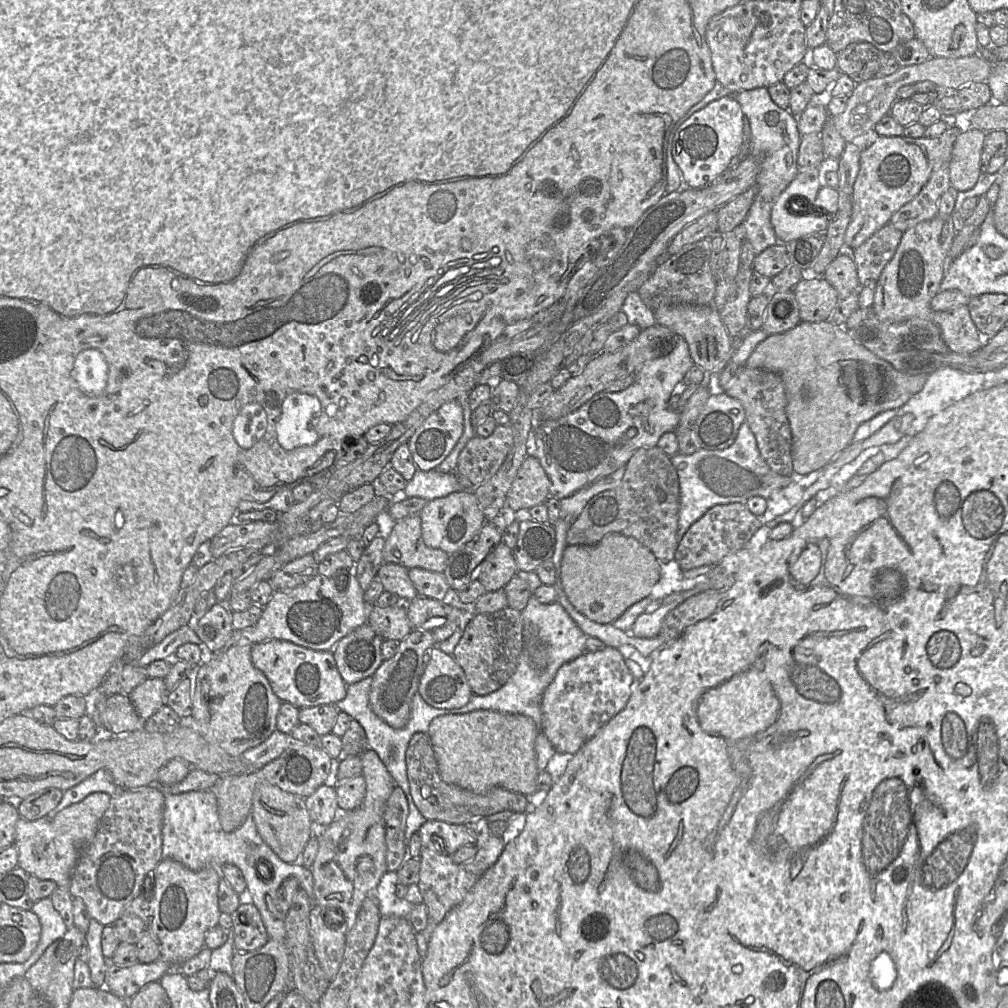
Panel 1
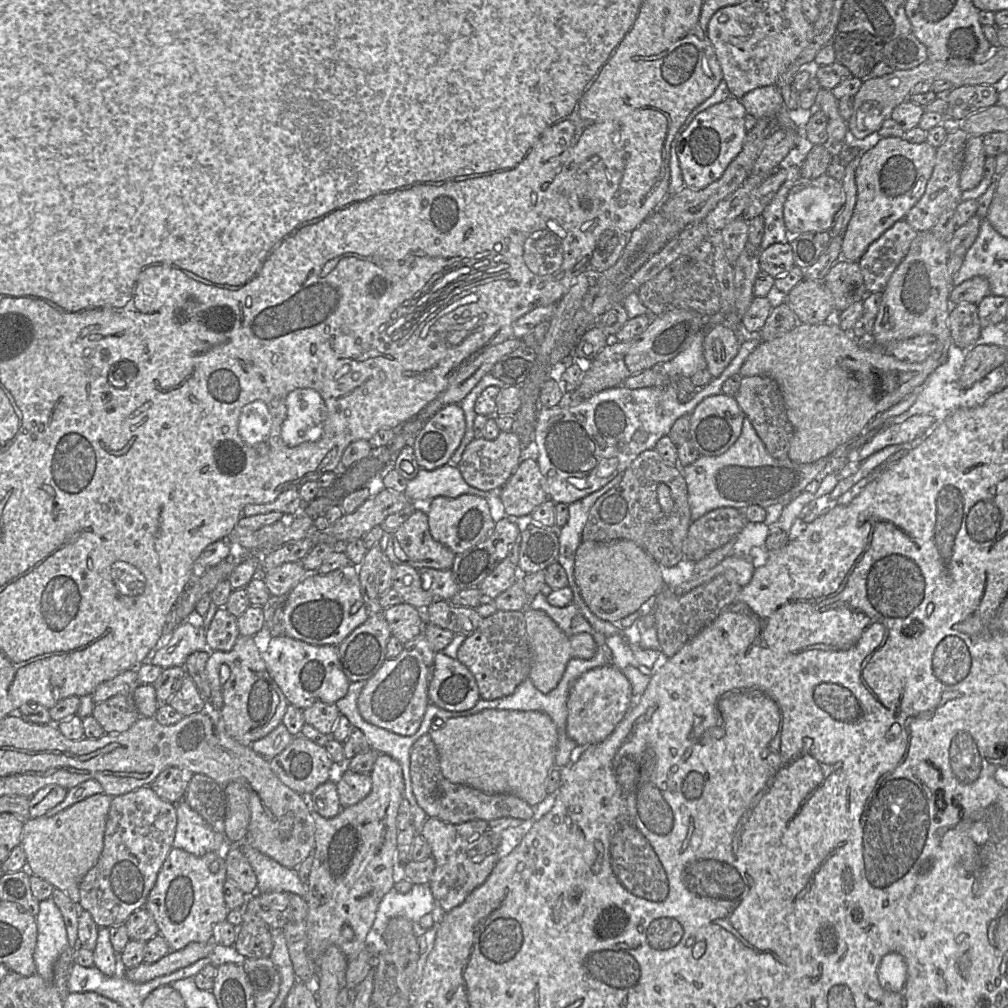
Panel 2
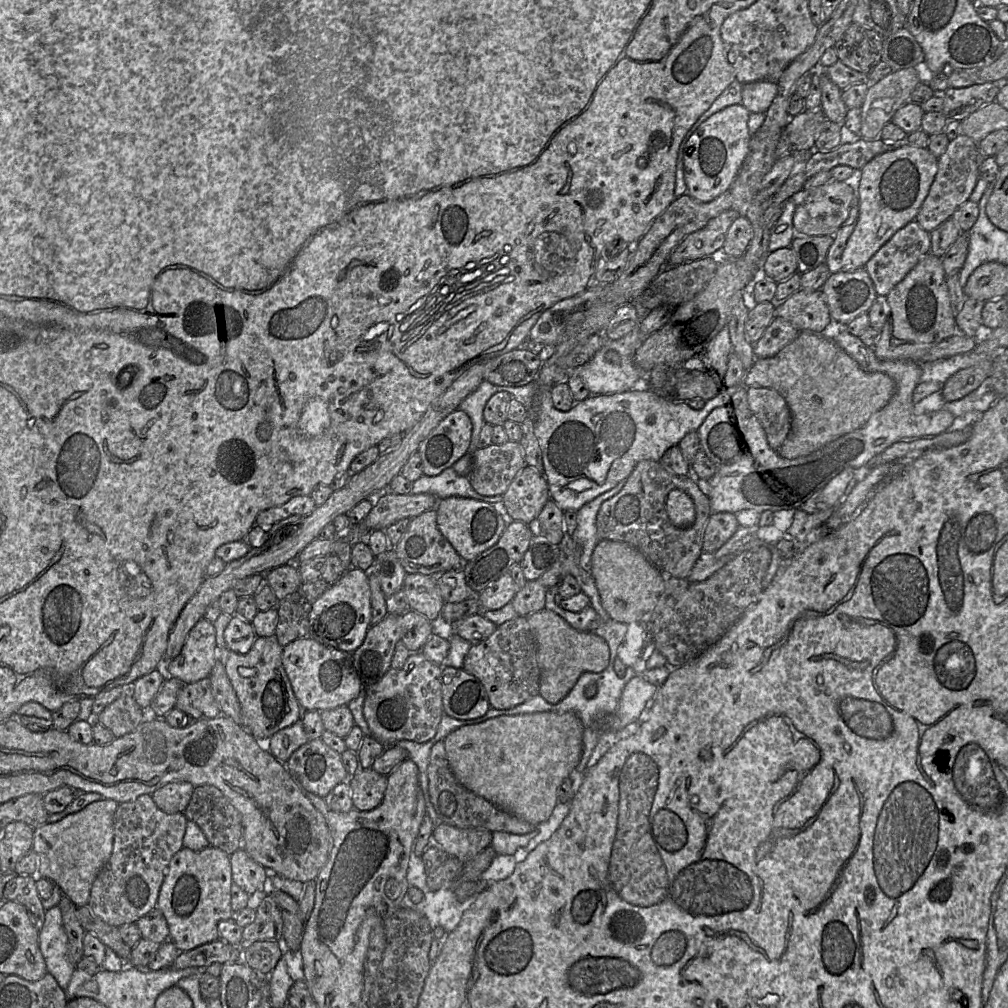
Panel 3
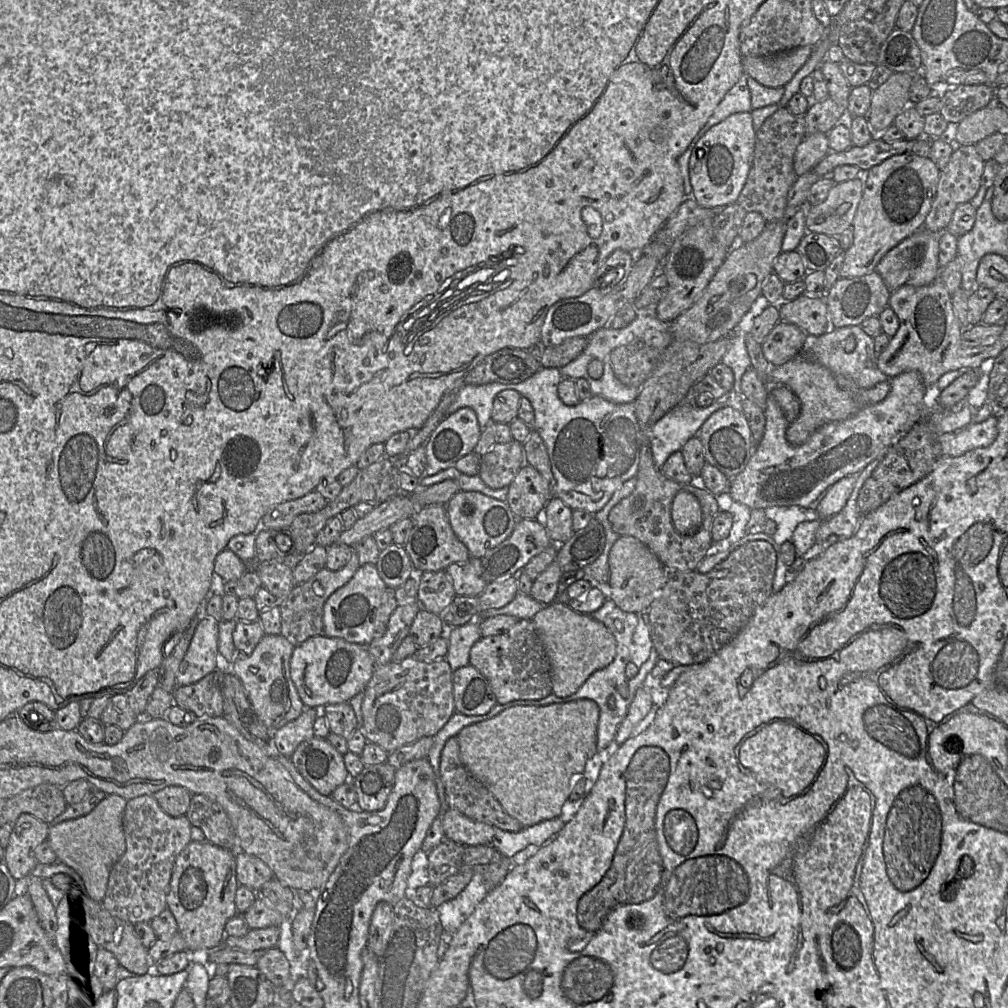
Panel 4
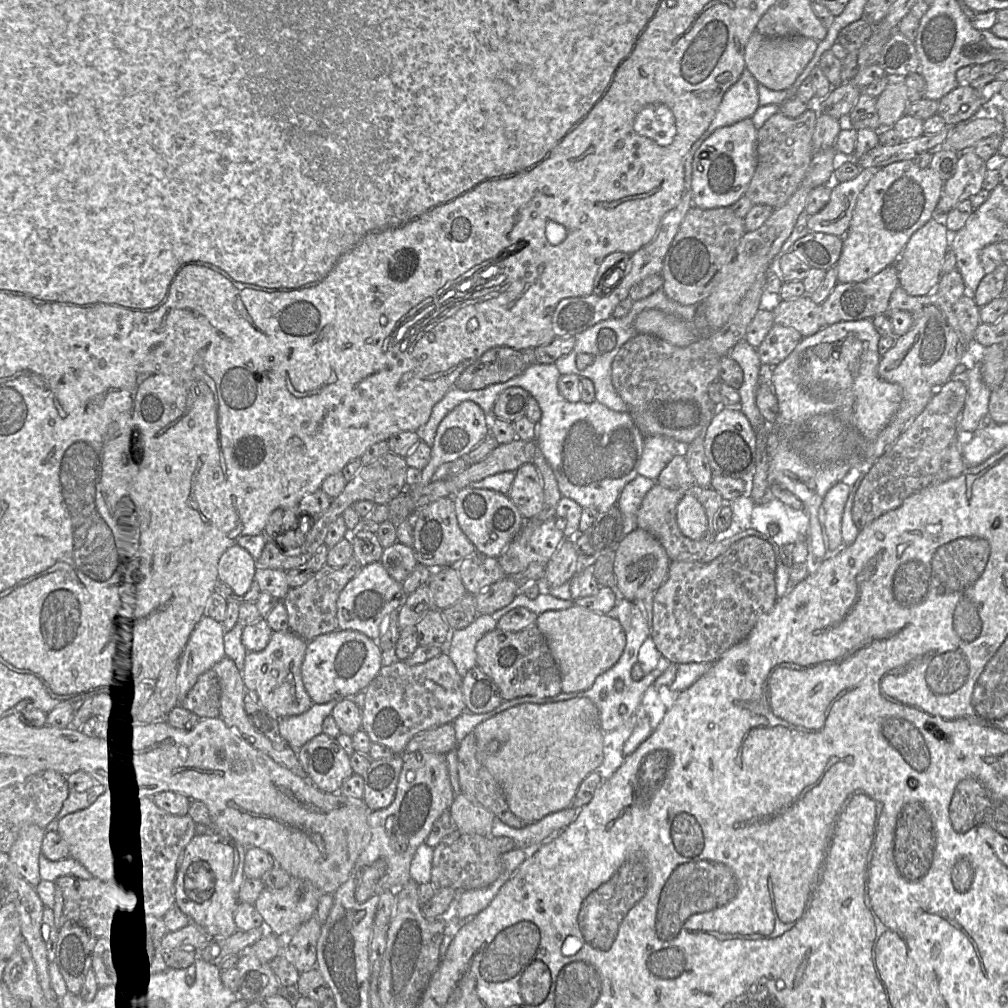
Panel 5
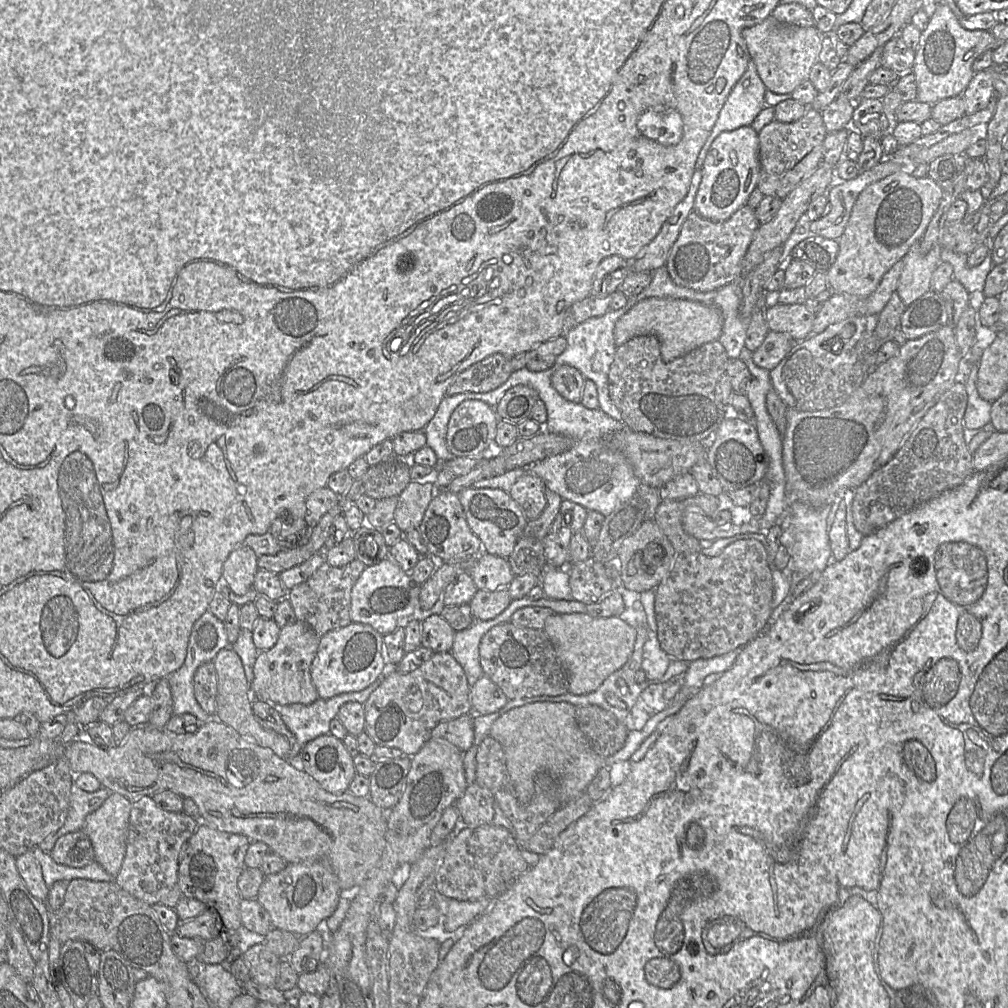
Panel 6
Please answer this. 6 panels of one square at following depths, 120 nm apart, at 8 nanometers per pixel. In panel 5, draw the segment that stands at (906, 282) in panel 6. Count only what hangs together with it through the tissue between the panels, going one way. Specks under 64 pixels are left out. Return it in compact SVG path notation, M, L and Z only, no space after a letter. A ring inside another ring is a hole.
M933 217L910 237L896 262L900 286L911 296L924 296L933 292L942 276L942 264L949 249L951 233L942 218Z

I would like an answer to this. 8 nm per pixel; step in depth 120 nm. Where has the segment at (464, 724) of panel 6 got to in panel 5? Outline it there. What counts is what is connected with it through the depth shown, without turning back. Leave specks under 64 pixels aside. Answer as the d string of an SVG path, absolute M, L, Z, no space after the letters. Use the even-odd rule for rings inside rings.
M447 723L416 735L408 742L404 754L418 751L446 754L456 750L457 746L454 726L452 723Z

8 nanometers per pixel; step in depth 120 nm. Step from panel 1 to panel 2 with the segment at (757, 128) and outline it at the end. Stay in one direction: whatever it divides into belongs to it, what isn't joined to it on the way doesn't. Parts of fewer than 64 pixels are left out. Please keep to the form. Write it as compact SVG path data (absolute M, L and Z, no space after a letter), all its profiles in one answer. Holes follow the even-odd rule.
M776 85L756 88L745 94L740 102L746 112L757 120L763 117L776 117L782 109L788 112L784 108L780 89ZM787 179L762 212L764 235L760 244L761 250L767 249L775 243L789 242L790 235L785 226L783 207L788 194L797 182Z

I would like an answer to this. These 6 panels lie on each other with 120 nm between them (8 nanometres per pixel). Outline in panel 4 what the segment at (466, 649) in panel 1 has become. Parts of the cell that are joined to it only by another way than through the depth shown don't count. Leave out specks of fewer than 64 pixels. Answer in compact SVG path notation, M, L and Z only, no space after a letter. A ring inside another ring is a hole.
M519 619L506 632L476 641L470 649L469 665L488 680L498 704L540 700L553 694L550 663L535 626L529 619Z

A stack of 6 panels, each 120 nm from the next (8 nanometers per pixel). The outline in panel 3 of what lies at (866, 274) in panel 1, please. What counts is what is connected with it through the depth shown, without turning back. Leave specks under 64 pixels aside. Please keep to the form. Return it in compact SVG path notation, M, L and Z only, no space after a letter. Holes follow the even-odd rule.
M915 220L899 229L864 266L877 295L886 296L930 250L930 233L922 229Z

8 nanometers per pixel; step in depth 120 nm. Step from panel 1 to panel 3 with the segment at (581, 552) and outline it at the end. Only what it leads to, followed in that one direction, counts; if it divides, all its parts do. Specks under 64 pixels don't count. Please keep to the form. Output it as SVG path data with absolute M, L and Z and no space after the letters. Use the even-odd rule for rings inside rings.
M602 540L591 557L591 570L601 604L610 619L630 624L647 621L666 585L666 576L639 550L627 543Z

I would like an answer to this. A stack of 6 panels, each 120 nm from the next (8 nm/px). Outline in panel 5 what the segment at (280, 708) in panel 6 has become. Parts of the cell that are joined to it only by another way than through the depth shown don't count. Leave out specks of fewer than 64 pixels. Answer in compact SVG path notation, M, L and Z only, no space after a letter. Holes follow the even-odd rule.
M331 700L324 704L314 704L304 713L283 717L278 720L279 732L288 746L299 750L312 738L322 733L322 724L340 700Z

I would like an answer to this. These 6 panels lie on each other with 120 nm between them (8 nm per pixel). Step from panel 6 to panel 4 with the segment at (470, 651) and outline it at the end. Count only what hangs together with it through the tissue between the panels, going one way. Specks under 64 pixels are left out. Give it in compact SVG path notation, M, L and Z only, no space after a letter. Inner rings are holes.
M478 617L474 620L470 620L466 624L462 626L456 626L453 628L450 628L445 635L442 637L445 637L447 641L447 654L445 656L445 660L449 663L452 671L469 665L469 653L471 647L474 645L476 641L478 641L480 638L482 638L481 630L480 630L480 622L485 619L479 619Z

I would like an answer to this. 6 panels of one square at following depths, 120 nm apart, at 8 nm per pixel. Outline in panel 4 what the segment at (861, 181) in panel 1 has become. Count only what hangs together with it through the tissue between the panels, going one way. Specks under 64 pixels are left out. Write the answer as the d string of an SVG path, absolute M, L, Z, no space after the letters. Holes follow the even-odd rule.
M909 152L891 156L867 172L861 200L852 223L853 243L845 251L841 267L840 277L843 278L860 277L874 272L879 261L889 250L924 226L937 192L940 170L930 157L920 157Z

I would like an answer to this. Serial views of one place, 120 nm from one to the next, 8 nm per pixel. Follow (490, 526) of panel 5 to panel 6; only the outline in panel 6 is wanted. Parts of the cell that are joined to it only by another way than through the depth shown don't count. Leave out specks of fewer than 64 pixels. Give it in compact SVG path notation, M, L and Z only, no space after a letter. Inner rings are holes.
M470 487L458 496L470 529L482 543L482 552L507 558L528 523L515 500L502 489L492 488Z

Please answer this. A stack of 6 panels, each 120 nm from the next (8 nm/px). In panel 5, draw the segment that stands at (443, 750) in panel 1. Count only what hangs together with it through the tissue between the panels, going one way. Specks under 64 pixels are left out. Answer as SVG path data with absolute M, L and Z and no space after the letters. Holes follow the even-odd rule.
M586 697L511 707L478 724L472 731L476 738L477 758L500 784L510 810L526 824L532 824L554 812L571 807L581 782L601 766L603 731L597 706ZM490 741L499 742L495 753L487 751Z

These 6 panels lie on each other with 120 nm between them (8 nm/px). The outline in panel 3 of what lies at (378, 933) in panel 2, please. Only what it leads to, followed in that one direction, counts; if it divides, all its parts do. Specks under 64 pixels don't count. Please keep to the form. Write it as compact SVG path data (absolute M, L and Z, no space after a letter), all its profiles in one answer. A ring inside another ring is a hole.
M453 888L431 891L419 904L412 903L405 895L401 907L422 913L430 922L432 929L441 927L447 934L458 926L464 912L476 901L476 896L460 900Z

